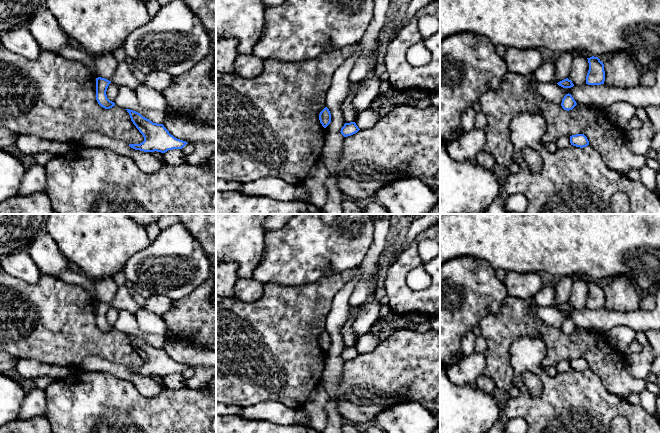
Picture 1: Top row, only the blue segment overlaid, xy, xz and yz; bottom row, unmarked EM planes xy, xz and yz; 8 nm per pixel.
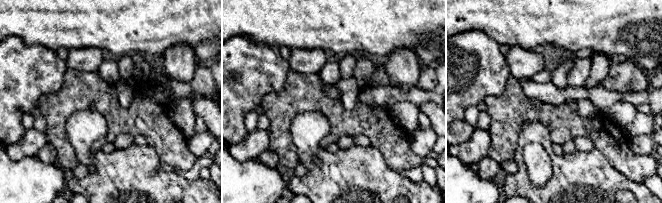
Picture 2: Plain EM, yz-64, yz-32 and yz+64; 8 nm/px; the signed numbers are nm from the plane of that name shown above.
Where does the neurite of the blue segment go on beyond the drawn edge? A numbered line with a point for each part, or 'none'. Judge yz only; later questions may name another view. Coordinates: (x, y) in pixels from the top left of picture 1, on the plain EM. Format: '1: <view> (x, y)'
none

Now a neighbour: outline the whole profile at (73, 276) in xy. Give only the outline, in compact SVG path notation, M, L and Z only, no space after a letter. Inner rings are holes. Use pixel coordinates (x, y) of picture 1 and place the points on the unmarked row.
M71 269L64 272L61 272L57 278L71 284L76 284L79 286L82 286L95 300L95 302L98 302L95 297L95 291L94 291L94 279L89 278L84 273L80 272L77 269Z

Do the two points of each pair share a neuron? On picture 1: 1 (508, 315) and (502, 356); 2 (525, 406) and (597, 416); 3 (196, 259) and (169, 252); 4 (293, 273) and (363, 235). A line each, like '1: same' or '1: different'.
1: same
2: same
3: same
4: same

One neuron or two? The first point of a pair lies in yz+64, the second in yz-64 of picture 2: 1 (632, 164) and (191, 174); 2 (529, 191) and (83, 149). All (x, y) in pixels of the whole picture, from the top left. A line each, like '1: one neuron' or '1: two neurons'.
1: two neurons
2: one neuron

